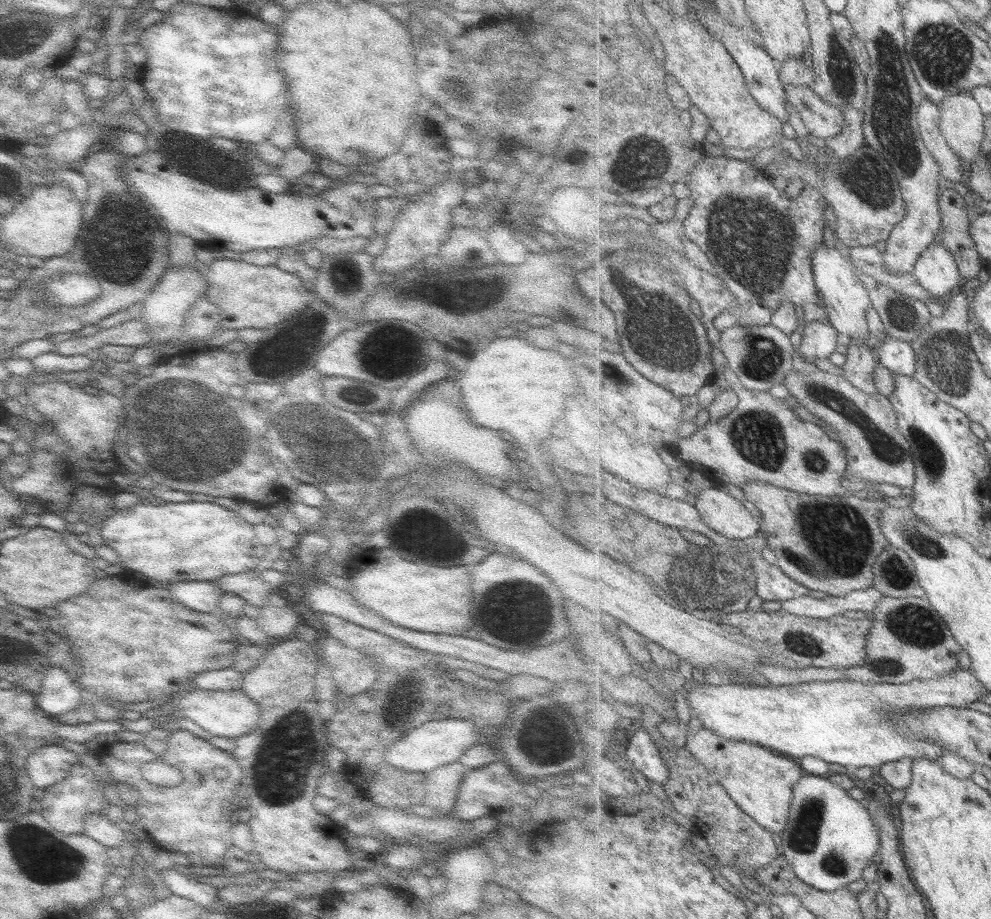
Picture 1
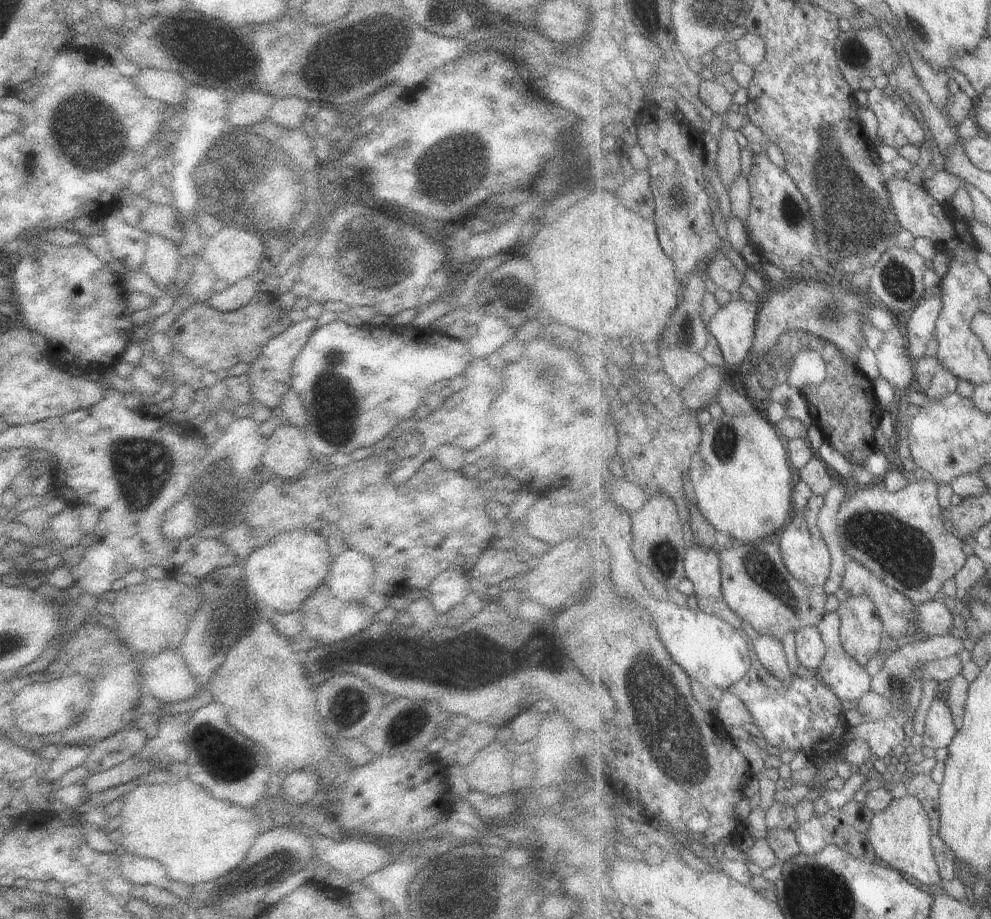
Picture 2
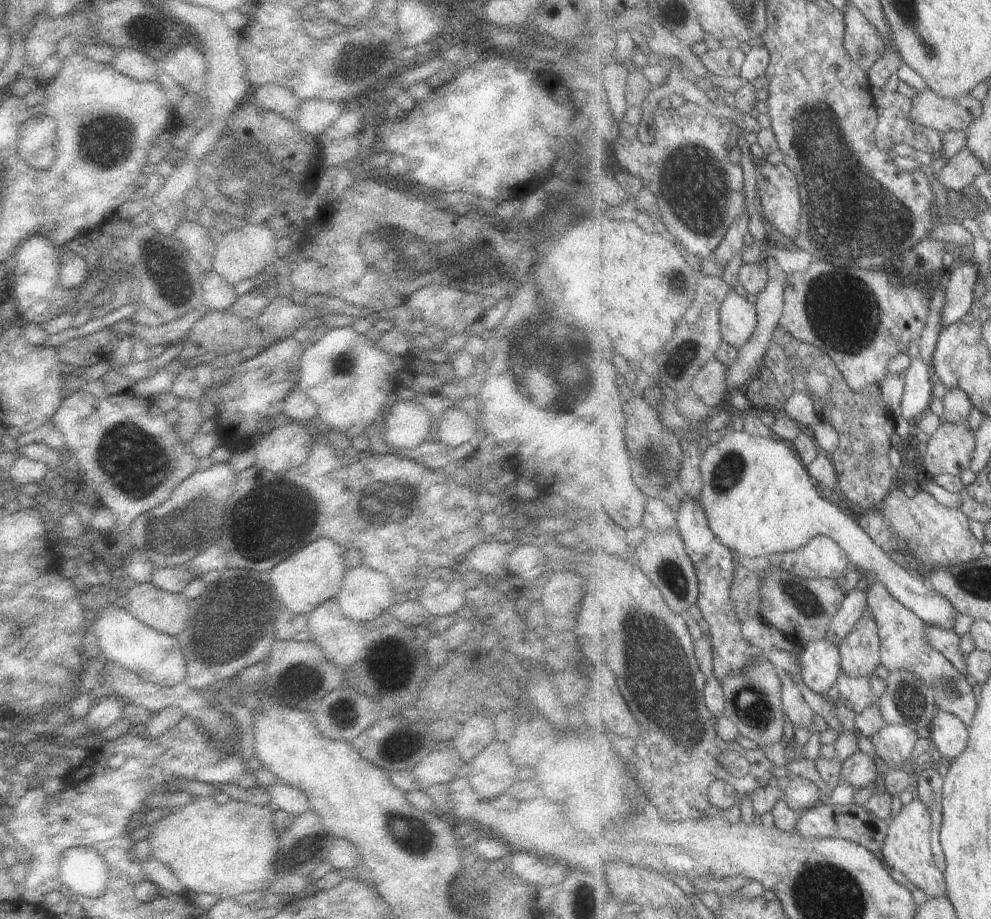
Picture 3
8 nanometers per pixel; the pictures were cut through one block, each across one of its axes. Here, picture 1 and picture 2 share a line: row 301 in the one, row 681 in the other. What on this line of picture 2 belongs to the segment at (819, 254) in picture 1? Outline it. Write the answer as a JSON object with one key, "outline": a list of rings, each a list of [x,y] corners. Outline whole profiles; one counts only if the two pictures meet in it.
{"outline":[[[828,612],[818,624],[819,632],[826,643],[826,659],[819,667],[816,676],[823,681],[843,702],[855,702],[865,693],[870,691],[872,676],[867,672],[866,667],[859,664],[855,658],[849,656],[841,640],[841,616],[839,612]]]}

